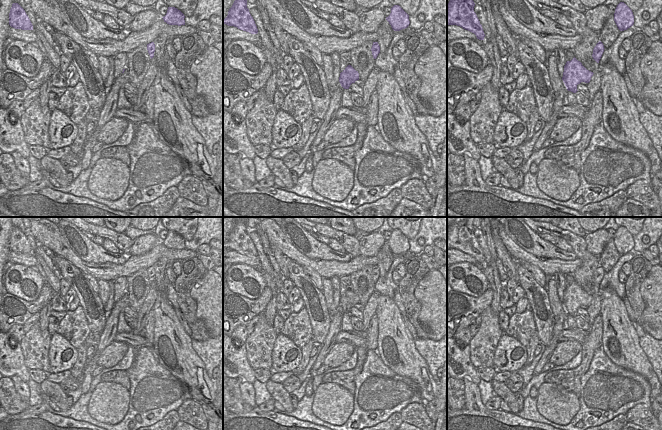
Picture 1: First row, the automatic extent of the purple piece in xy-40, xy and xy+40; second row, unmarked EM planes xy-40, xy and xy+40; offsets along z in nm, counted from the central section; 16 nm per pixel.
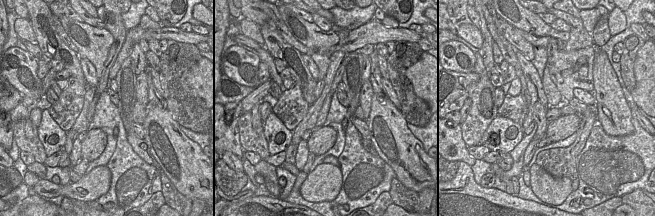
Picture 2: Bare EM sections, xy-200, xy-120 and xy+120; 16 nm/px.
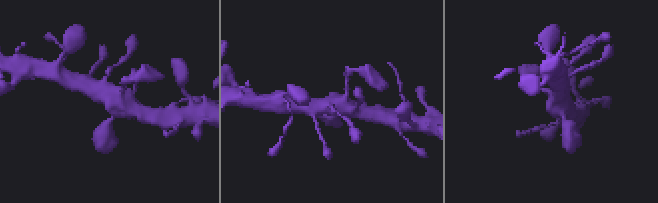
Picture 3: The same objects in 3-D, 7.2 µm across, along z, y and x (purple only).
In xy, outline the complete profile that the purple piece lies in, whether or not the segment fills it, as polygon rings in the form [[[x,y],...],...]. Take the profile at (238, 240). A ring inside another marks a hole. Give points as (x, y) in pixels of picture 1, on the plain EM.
[[[240,217],[238,221],[235,221],[235,225],[229,233],[227,241],[223,244],[223,248],[237,251],[251,258],[257,258],[257,250],[247,232],[247,220],[249,218]]]

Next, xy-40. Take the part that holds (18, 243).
[[[18,227],[12,228],[9,237],[9,249],[15,253],[33,254],[33,249],[28,239]]]

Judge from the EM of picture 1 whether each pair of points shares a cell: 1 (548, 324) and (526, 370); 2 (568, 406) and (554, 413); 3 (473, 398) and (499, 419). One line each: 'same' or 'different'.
1: different
2: same
3: same

